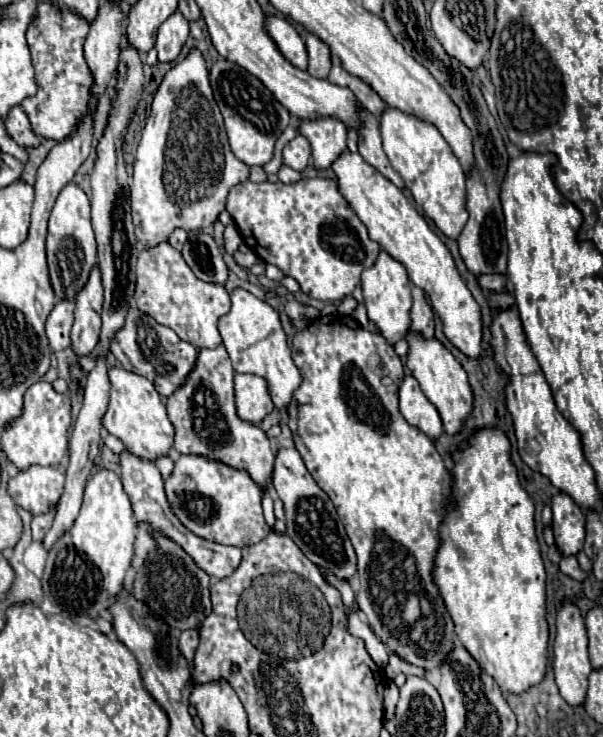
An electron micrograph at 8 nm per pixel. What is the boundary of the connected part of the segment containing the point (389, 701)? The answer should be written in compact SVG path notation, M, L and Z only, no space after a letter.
M391 682L391 684L385 688L385 718L387 718L387 720L393 718L397 700L399 700L399 688Z

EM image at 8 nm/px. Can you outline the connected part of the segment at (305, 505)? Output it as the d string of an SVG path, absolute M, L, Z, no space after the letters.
M279 448L273 470L273 486L285 504L287 536L315 566L323 566L329 574L337 576L339 580L351 580L357 572L355 550L345 534L335 506L331 504L327 494L315 484L295 448Z

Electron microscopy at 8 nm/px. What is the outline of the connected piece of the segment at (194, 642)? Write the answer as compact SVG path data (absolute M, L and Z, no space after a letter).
M185 630L179 638L179 652L185 656L191 670L193 670L193 658L195 658L197 646L199 646L199 634L195 630Z

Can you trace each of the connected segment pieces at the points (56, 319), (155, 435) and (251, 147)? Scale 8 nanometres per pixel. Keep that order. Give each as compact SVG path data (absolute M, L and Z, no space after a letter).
M57 302L55 308L51 310L49 318L47 318L47 338L49 338L49 344L55 352L61 352L65 350L71 340L69 340L69 334L71 334L71 326L73 326L73 310L75 310L75 304L73 302Z
M111 368L109 380L111 400L103 416L103 426L107 428L107 432L117 436L131 454L143 460L155 462L161 456L169 456L175 440L175 426L169 422L165 404L161 402L153 384L139 374L127 372L125 368Z
M217 60L211 66L209 80L225 120L233 154L247 166L265 166L273 158L275 142L291 120L289 112L275 100L275 96L263 86L263 82L259 82L253 74L249 74L241 66L235 66L233 62Z

